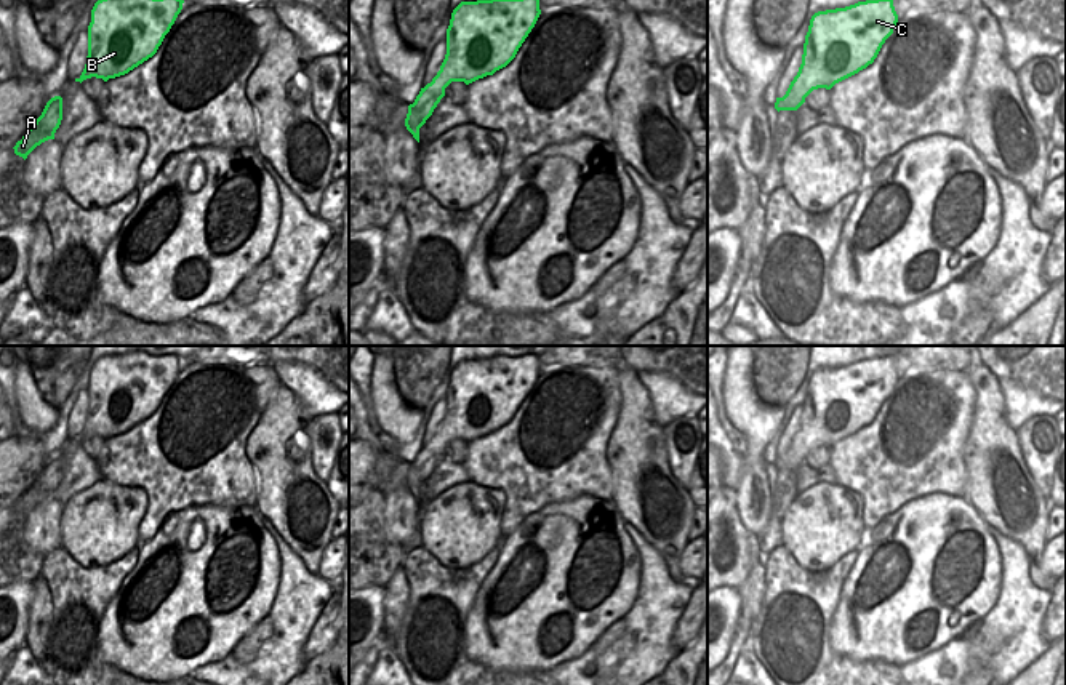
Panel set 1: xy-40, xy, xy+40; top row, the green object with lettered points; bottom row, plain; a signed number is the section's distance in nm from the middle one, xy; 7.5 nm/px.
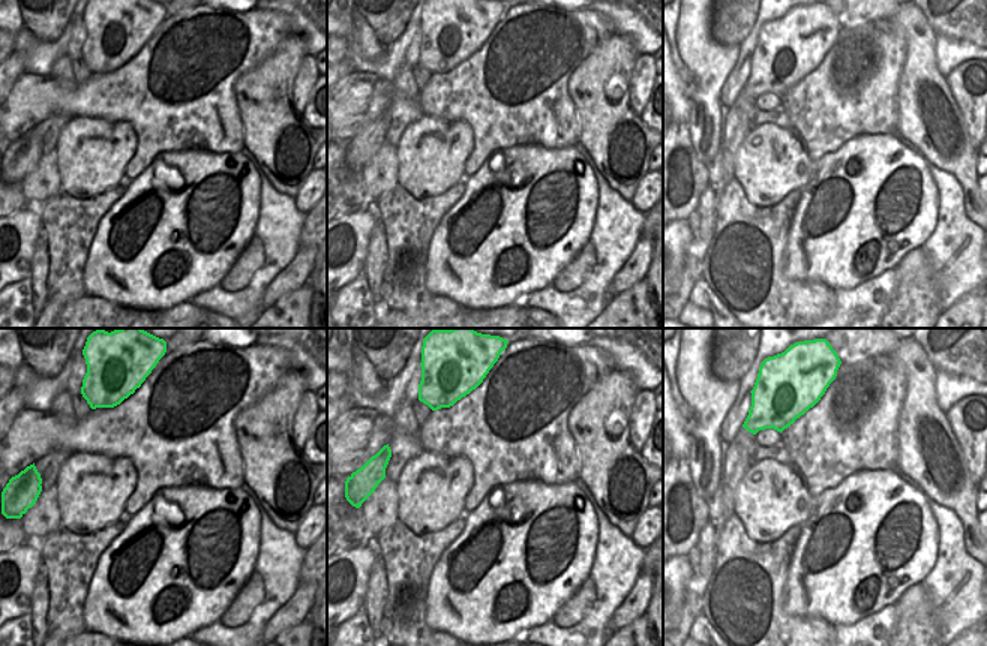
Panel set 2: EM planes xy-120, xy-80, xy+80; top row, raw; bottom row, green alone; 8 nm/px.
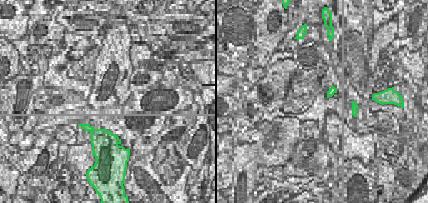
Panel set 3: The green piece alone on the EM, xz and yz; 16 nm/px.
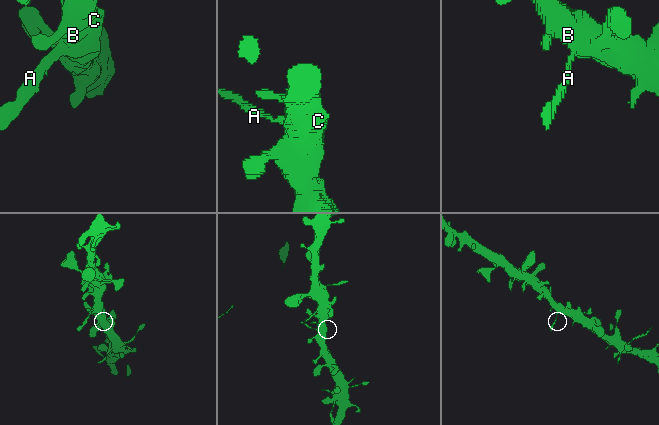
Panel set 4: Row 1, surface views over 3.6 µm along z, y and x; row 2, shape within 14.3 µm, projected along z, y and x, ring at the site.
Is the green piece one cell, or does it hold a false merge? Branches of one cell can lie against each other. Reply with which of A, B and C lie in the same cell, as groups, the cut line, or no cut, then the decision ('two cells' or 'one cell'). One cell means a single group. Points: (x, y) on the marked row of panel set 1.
A B C | no cut | one cell

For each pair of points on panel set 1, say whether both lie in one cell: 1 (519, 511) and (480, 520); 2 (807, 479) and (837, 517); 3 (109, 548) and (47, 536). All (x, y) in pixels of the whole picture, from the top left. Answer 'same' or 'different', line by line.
1: different
2: different
3: different

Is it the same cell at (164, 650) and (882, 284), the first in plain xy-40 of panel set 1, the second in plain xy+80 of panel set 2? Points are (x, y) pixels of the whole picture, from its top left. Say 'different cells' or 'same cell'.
different cells

